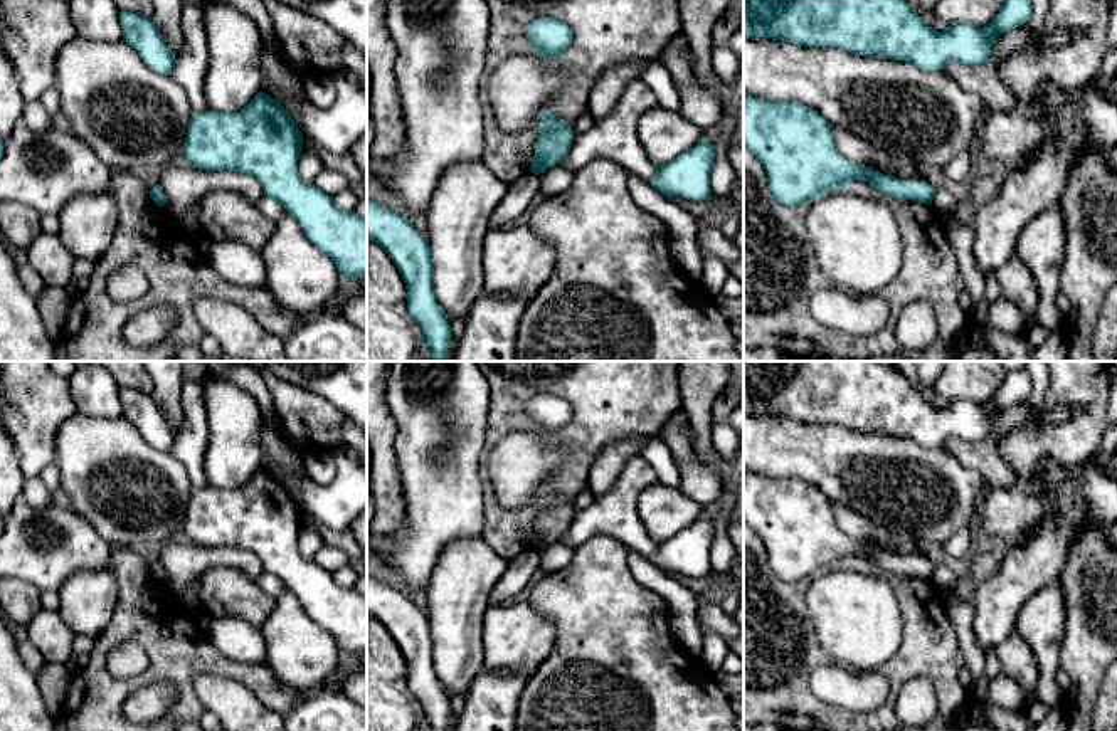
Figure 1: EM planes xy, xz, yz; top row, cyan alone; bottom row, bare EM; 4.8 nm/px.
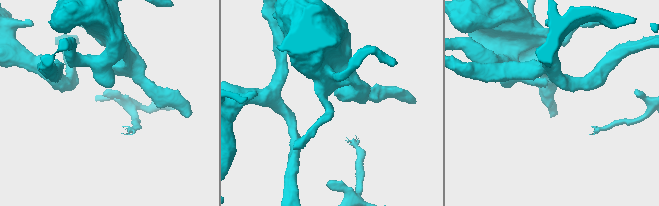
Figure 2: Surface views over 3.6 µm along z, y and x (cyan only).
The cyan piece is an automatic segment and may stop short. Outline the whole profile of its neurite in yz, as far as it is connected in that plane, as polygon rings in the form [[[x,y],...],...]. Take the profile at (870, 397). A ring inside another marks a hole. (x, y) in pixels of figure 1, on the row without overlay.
[[[744,361],[744,415],[774,415],[804,423],[836,423],[856,432],[905,437],[922,447],[934,449],[947,439],[966,442],[993,439],[991,422],[996,415],[1026,400],[1031,393],[1031,376],[1026,368],[1006,371],[999,390],[986,403],[952,400],[944,408],[934,407],[897,368],[881,361]]]

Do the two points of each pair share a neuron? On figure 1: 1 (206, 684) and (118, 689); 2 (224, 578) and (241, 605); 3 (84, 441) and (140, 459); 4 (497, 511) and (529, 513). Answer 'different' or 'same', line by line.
1: different
2: same
3: same
4: same

